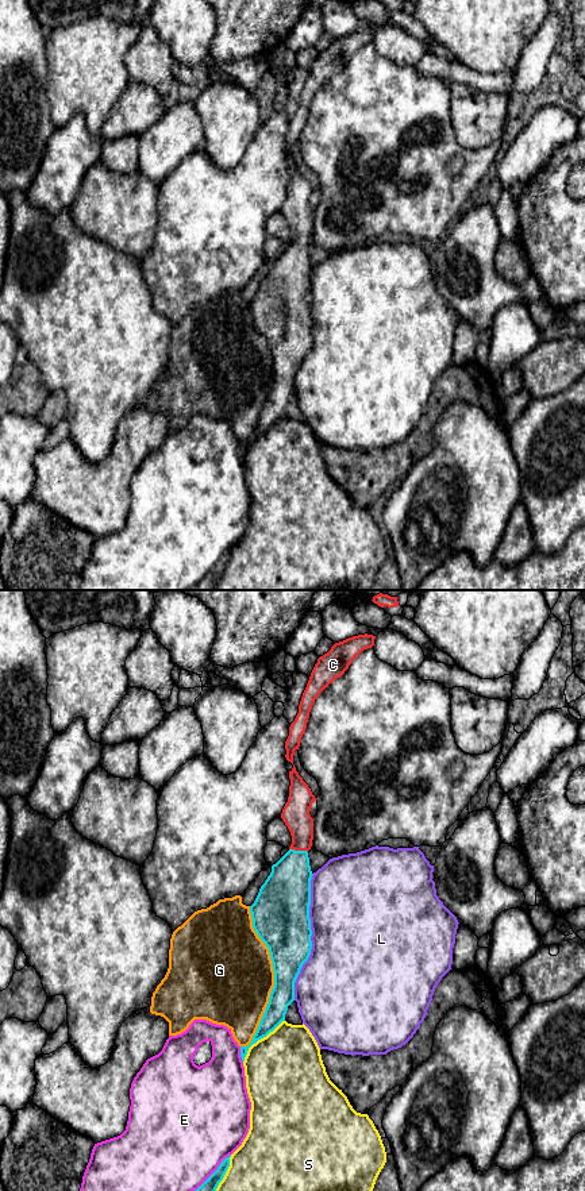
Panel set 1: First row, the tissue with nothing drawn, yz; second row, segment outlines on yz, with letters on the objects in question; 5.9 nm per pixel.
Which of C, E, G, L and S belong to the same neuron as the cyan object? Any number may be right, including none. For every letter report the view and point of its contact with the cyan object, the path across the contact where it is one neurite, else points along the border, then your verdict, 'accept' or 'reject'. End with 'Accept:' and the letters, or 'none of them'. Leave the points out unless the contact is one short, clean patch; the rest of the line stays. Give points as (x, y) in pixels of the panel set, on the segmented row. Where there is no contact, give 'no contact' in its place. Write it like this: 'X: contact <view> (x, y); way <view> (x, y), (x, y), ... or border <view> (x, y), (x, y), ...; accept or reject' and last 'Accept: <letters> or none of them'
C: contact yz (299, 851); way yz (287, 890), (299, 851), (299, 820), (296, 816); accept
E: contact yz (214, 1172); reject
G: contact yz (274, 979); reject
L: contact yz (310, 937); reject
S: contact yz (260, 1039); reject
Accept: C

